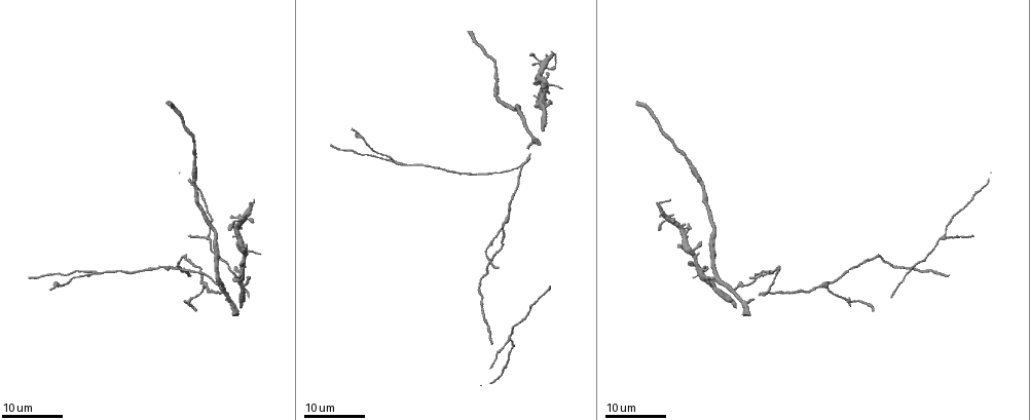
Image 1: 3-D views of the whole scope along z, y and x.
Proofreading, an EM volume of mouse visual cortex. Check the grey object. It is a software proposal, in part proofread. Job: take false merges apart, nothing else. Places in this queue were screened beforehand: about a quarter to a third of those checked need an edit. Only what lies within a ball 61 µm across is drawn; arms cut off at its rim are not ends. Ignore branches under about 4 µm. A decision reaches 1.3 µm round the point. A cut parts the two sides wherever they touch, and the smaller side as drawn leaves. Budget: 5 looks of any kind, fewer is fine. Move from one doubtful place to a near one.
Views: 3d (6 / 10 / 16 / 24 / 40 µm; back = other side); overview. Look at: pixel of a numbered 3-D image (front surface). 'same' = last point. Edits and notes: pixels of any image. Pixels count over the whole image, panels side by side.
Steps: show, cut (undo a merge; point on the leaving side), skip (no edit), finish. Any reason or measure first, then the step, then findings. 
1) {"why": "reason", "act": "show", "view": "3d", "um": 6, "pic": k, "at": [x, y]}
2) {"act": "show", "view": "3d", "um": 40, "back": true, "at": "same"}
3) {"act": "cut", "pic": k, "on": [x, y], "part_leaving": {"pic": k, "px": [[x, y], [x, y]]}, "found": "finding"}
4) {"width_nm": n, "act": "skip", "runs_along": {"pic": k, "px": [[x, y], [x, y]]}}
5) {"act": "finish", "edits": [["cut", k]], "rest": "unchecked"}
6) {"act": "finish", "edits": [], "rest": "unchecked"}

{"why": "two arms in line, one across", "act": "show", "view": "3d", "um": 16, "pic": 1, "at": [768, 291]}

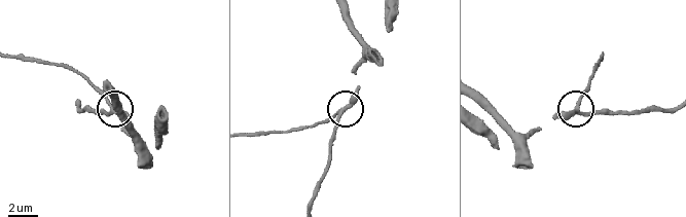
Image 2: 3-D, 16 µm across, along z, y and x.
{"why": "closer look", "act": "show", "view": "3d", "um": 6, "pic": 2, "at": [574, 109]}

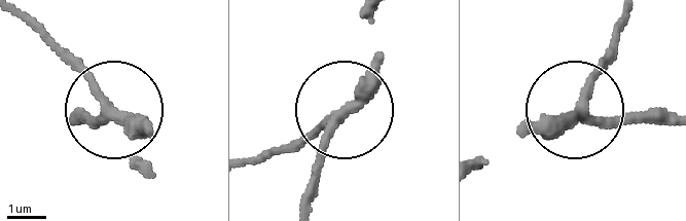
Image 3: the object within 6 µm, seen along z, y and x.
{"side_arm_um": 37, "arms": 3, "act": "skip", "found": "all the same cell"}

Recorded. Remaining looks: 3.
{"why": "branch point", "act": "show", "view": "3d", "um": 24, "pic": 1, "at": [824, 285]}

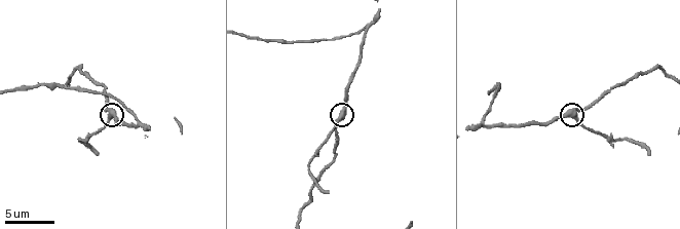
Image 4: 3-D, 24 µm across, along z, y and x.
{"why": "closer look", "act": "show", "view": "3d", "um": 6, "pic": 4, "at": [339, 116]}

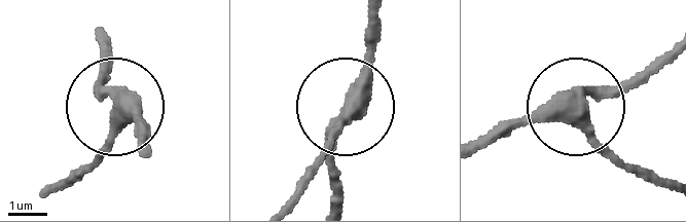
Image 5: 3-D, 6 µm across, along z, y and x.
{"arms": 3, "act": "skip", "runs_along": {"pic": 5, "px": [[152, 143], [116, 110], [109, 143], [76, 179]]}, "found": "all the same cell"}

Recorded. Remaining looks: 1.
{"act": "finish", "edits": [], "rest": "unchecked"}

